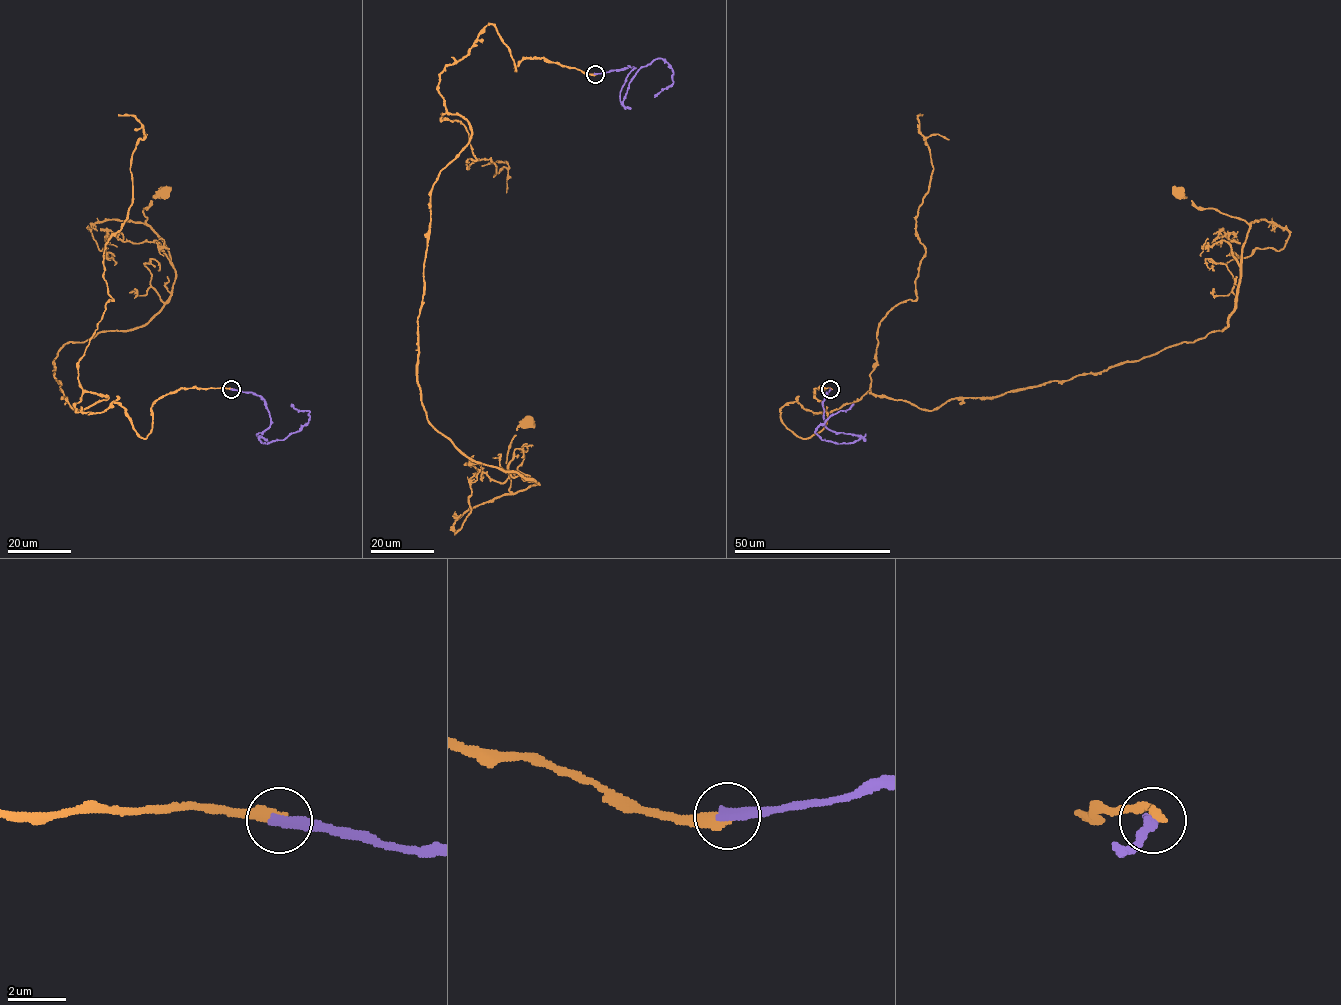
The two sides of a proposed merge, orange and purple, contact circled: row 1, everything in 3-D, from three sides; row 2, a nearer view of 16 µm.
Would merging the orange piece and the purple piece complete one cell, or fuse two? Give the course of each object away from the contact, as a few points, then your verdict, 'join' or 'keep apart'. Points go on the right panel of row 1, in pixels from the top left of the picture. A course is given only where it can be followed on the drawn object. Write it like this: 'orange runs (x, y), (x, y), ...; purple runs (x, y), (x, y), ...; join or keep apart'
orange runs (830, 389), (820, 431), (791, 431), (793, 401), (936, 409), (1223, 330), (1249, 226), (1177, 194); purple runs (830, 389), (823, 401), (824, 424), (835, 432), (860, 438), (852, 442), (823, 440), (816, 428), (853, 404); keep apart

